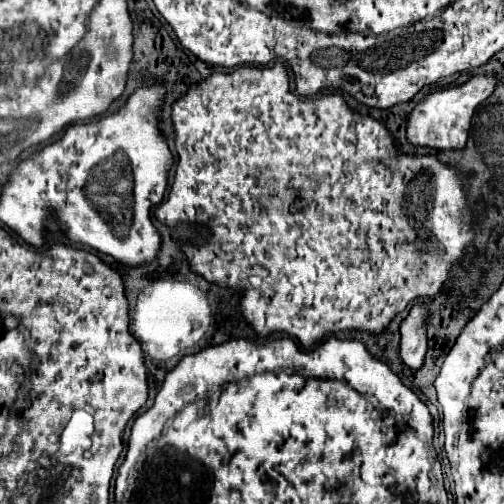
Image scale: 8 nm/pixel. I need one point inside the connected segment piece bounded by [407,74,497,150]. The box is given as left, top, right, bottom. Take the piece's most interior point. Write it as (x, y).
(442, 120)

